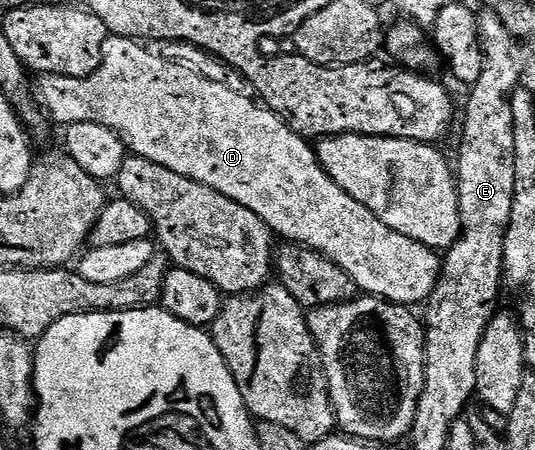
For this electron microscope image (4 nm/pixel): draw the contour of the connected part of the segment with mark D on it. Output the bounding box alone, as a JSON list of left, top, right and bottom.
[34,35,442,305]

